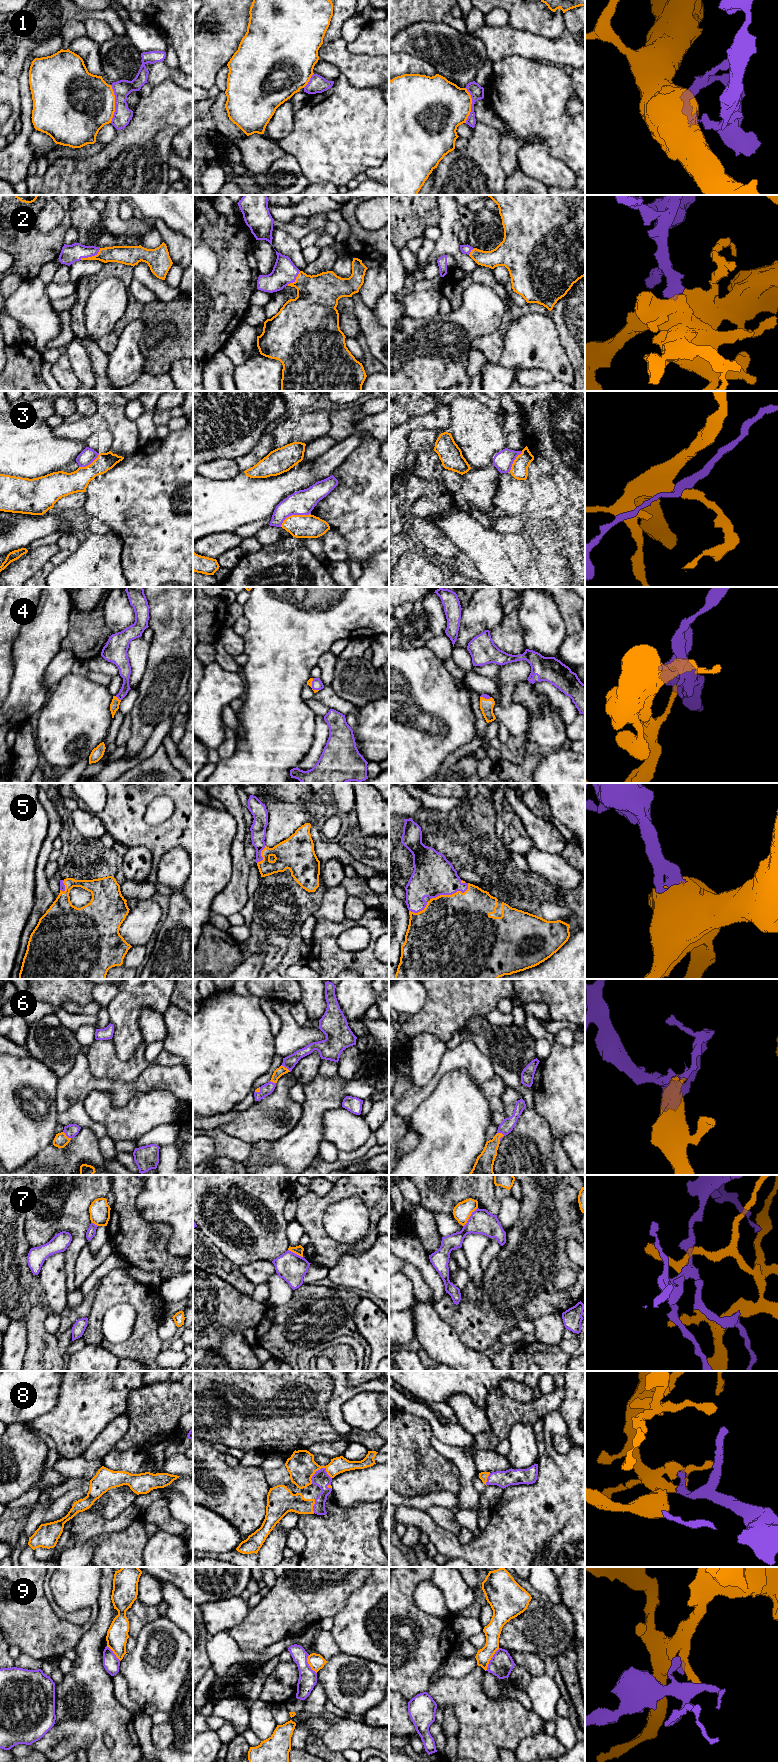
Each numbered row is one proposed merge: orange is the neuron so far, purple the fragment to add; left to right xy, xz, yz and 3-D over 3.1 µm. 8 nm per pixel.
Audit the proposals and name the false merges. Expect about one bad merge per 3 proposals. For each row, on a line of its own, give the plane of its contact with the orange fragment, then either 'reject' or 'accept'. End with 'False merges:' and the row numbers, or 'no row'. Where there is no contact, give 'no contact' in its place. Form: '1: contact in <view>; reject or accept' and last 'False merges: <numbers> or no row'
1: contact in xy; reject
2: contact in xy; accept
3: contact in xz; reject
4: contact in xy; accept
5: contact in yz; accept
6: contact in yz; accept
7: contact in yz; reject
8: contact in xz; accept
9: contact in yz; reject
False merges: 1, 3, 7, 9

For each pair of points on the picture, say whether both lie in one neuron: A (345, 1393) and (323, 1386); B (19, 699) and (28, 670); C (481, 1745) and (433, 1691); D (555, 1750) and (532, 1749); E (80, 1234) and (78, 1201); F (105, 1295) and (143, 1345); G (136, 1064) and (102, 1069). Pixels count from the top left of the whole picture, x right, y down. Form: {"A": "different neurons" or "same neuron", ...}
{"A": "different neurons", "B": "same neuron", "C": "same neuron", "D": "same neuron", "E": "same neuron", "F": "same neuron", "G": "same neuron"}

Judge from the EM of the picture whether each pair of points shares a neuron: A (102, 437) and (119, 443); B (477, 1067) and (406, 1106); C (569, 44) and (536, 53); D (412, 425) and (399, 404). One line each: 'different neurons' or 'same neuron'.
A: different neurons
B: same neuron
C: same neuron
D: different neurons

